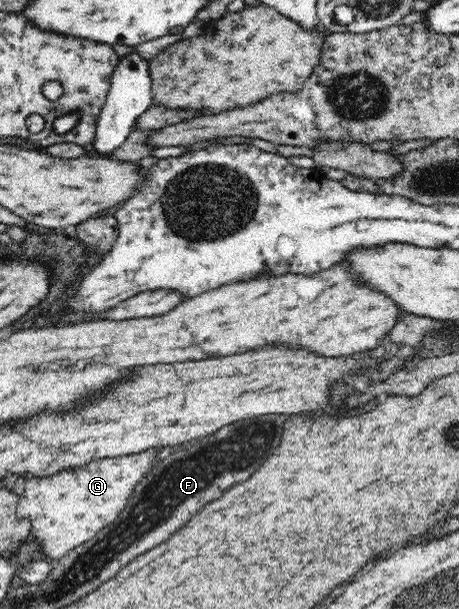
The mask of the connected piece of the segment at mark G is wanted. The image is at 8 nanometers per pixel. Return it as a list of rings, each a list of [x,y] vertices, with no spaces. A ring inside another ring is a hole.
[[[147,449],[129,457],[95,459],[79,469],[61,471],[45,479],[27,479],[16,514],[19,519],[30,521],[30,536],[39,542],[43,559],[59,561],[75,547],[93,539],[105,525],[113,523],[126,506],[135,483],[157,463],[155,454]]]

